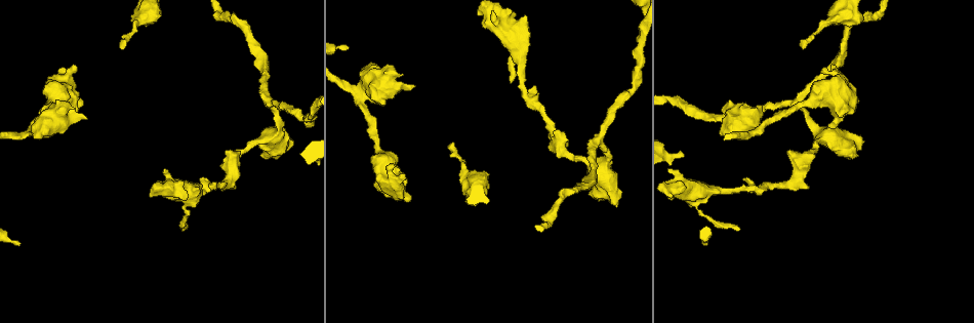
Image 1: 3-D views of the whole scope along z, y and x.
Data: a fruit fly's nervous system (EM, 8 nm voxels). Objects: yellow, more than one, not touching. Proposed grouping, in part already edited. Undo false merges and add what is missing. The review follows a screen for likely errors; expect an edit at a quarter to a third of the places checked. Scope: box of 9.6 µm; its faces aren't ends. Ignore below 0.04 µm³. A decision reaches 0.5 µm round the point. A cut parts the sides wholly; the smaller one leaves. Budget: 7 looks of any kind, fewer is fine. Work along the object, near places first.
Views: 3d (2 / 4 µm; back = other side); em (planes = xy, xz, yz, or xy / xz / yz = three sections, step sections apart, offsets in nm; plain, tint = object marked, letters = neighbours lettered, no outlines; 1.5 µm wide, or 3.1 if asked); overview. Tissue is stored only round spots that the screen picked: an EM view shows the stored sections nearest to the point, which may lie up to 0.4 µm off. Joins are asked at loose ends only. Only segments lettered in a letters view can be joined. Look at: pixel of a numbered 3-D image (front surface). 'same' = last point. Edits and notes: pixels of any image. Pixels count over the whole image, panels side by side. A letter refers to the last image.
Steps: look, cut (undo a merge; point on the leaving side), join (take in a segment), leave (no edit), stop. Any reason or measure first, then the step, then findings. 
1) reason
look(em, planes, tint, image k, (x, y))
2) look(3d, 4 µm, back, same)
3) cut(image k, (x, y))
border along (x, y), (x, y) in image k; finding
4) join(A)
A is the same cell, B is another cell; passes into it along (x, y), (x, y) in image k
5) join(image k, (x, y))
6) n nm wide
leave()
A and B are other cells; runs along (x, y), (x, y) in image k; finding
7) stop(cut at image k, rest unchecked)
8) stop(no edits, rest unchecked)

thin end
look(em, xz, step 8, letters, image 1, (184, 231))

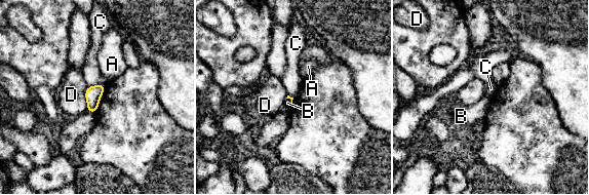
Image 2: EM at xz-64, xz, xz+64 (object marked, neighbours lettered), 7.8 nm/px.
look(em, planes, letters, same)

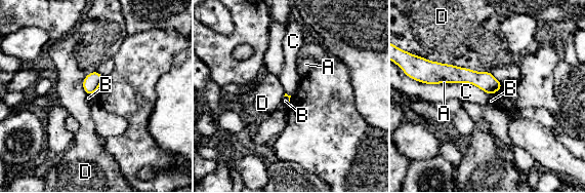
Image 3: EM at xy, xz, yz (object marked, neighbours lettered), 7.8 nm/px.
leave()
A, B, C and D are other cells; border along (453, 82), (472, 83), (489, 95) in image 3; none of them fits

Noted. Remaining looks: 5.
branch stops here
look(3d, 4 µm, image 1, (801, 44))

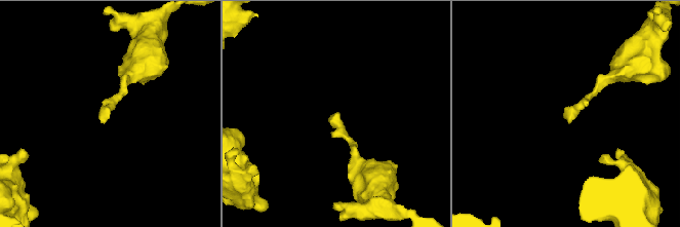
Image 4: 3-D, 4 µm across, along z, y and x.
look(em, planes, letters, image 4, (107, 118))

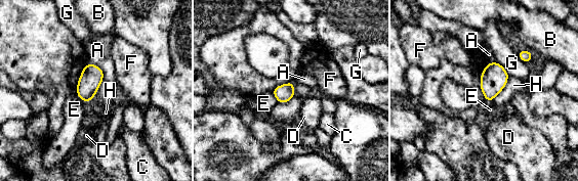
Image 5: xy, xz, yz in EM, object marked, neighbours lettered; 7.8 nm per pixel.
140 nm wide
leave()
A, B, C, D, E, F, G and H are other cells; no lettered segment goes on from it

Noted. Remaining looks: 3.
look(3d, 4 µm, image 1, (387, 197))

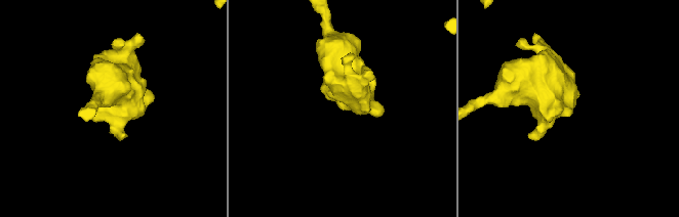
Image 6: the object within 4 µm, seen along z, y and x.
look(em, planes, letters, image 6, (341, 109))

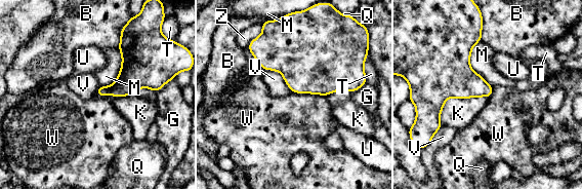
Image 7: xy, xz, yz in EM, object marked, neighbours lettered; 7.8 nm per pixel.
leave()
B, G, K, M, Q, T, U, V, W and Z are other cells; border along (292, 91), (325, 96) in image 7; no lettered segment goes on from it

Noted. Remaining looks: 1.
stop(no edits, rest unchecked)

